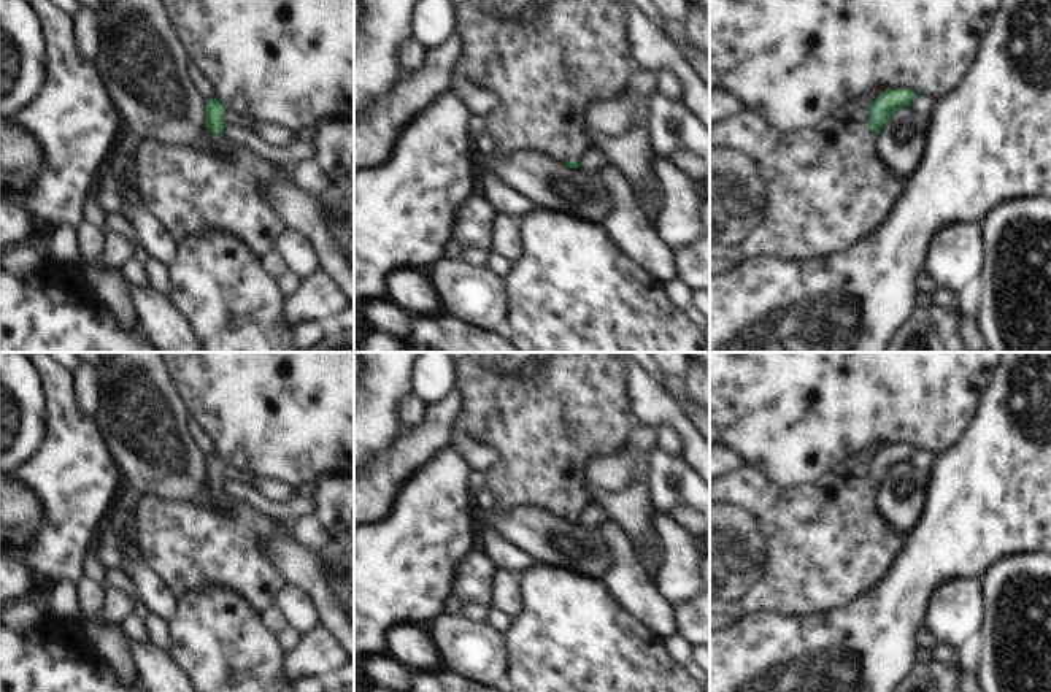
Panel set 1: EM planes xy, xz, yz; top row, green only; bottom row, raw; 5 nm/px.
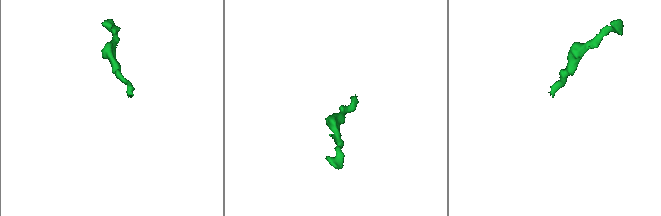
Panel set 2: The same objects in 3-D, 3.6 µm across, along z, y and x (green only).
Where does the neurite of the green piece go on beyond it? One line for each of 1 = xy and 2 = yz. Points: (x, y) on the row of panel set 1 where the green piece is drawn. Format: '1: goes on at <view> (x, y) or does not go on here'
1: goes on at xy (218, 188)
2: goes on at yz (818, 191)

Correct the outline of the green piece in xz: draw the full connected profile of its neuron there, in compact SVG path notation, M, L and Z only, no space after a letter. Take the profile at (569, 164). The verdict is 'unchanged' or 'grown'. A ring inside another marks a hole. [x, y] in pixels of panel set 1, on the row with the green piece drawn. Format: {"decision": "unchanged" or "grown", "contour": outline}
{"decision": "grown", "contour": "M451 0L456 29L462 41L459 70L479 87L494 90L500 103L484 117L484 130L494 149L521 148L540 151L570 168L589 151L589 129L583 119L592 100L610 100L624 94L627 78L640 67L627 41L627 11L619 0ZM564 68L576 68L583 79L572 84Z"}

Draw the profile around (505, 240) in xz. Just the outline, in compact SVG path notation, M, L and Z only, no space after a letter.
M495 214L492 221L492 235L487 249L516 260L522 254L522 240L519 236L521 217Z

